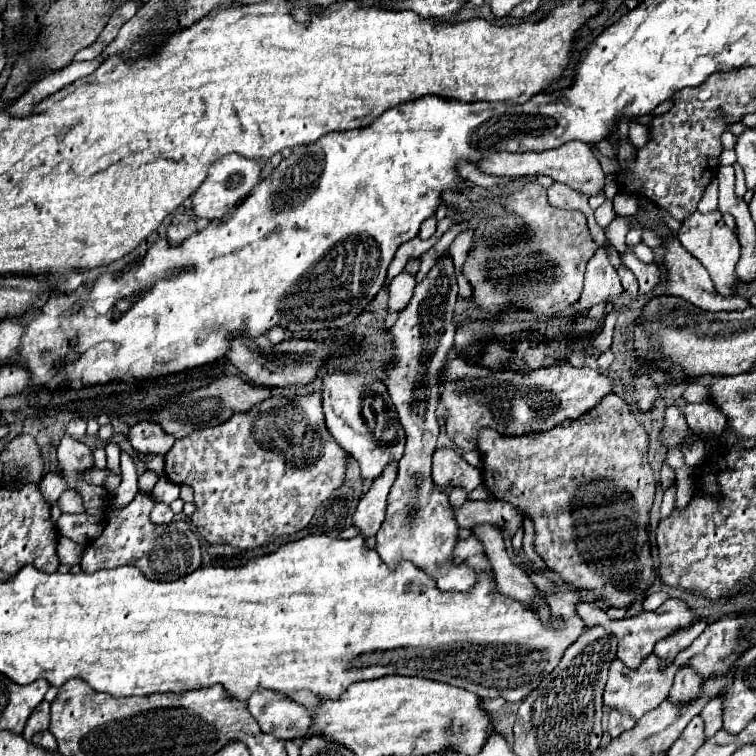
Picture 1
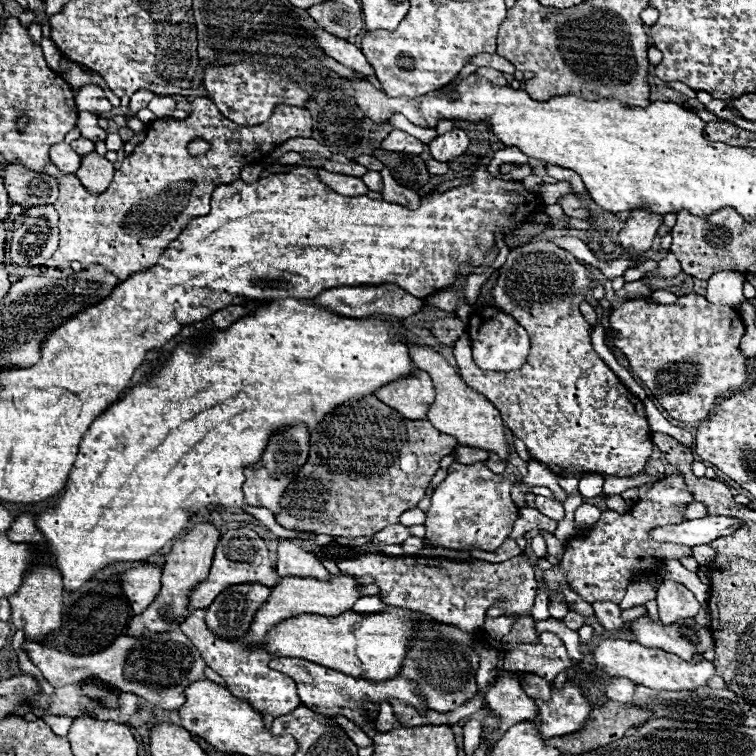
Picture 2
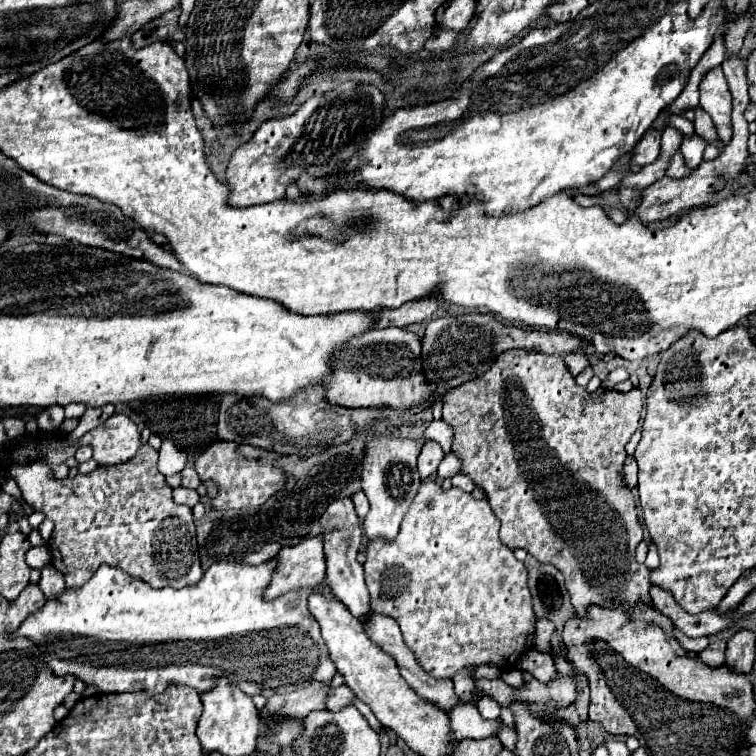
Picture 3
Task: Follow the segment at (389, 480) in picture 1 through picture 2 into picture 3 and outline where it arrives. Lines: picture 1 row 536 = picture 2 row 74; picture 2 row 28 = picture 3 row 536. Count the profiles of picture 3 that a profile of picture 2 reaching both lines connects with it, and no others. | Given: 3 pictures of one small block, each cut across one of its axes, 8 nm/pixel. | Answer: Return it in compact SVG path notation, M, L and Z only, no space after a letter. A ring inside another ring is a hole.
M322 536L306 538L296 546L286 546L276 556L278 568L266 588L266 598L276 598L288 590L298 590L324 580L326 556Z

